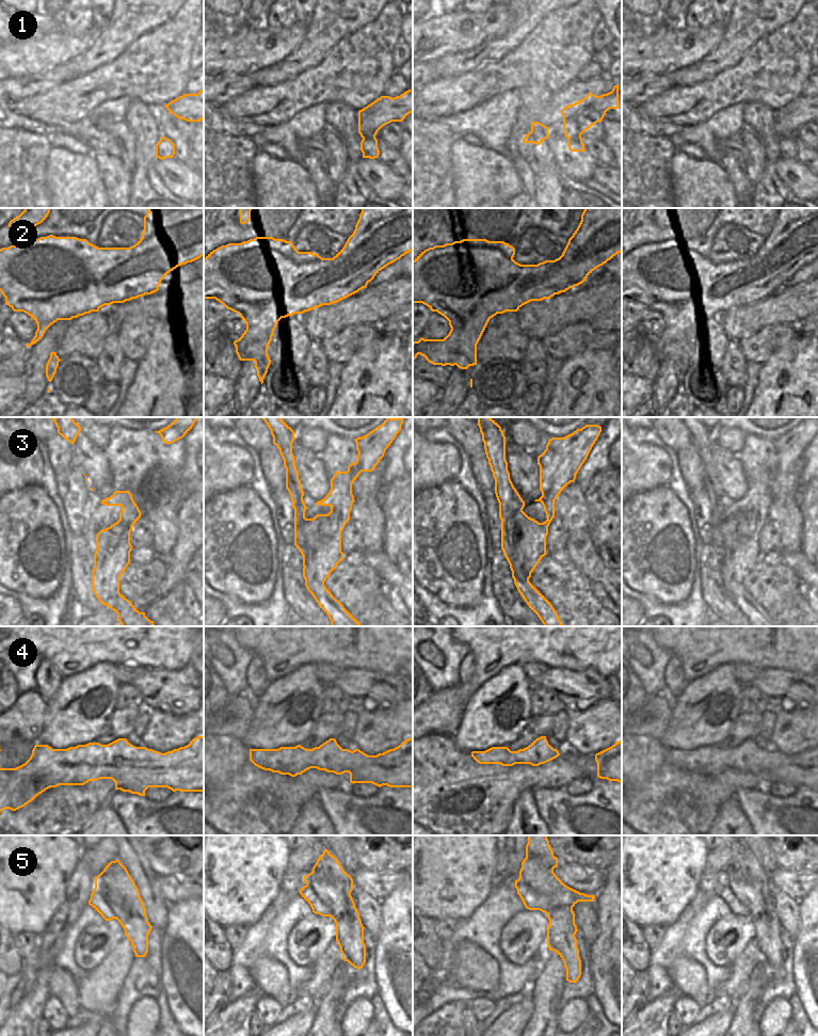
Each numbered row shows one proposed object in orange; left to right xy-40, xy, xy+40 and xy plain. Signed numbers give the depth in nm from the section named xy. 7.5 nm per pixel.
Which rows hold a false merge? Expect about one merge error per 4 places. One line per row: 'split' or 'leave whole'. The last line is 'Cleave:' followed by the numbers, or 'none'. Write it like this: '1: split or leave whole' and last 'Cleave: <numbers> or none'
1: split
2: leave whole
3: split
4: leave whole
5: leave whole
Cleave: 1, 3

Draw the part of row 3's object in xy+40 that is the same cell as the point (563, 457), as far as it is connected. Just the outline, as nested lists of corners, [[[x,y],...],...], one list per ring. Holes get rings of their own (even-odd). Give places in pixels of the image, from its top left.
[[[586,425],[564,437],[552,437],[538,457],[542,496],[534,501],[542,503],[547,520],[539,523],[530,517],[516,522],[514,571],[519,578],[530,578],[546,555],[546,537],[548,526],[555,517],[555,500],[575,481],[600,432],[600,426]]]

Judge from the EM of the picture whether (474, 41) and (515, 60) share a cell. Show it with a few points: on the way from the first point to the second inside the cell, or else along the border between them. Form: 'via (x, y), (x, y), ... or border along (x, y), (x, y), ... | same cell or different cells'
border along (510, 25), (513, 28), (515, 41), (503, 49) | different cells

